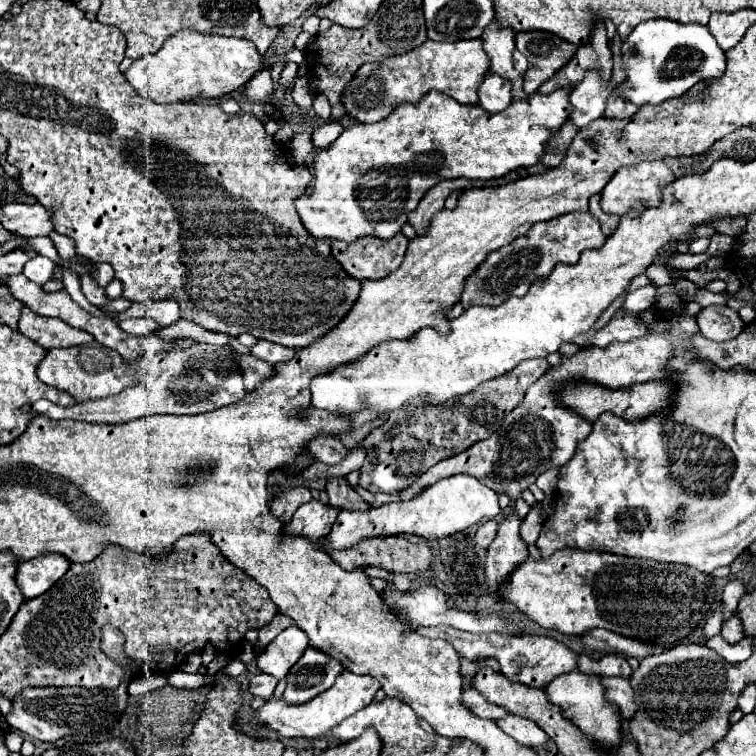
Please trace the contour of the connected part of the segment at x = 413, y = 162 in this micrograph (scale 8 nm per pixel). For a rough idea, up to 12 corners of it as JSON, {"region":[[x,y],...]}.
{"region":[[574,86],[504,112],[432,90],[352,124],[296,200],[388,240],[438,182],[538,164]]}

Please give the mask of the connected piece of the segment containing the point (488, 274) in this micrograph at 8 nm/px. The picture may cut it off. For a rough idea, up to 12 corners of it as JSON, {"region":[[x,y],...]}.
{"region":[[590,212],[536,222],[488,254],[460,304],[524,296],[604,234]]}

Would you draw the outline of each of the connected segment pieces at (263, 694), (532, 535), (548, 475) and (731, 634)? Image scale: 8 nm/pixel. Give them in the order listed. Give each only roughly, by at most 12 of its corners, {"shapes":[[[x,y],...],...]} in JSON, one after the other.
{"shapes":[[[268,674],[250,678],[250,694],[268,700],[276,678]],[[542,504],[530,508],[520,536],[528,544],[536,542],[544,522]],[[559,468],[550,469],[535,483],[545,495],[556,492]],[[734,612],[724,622],[722,638],[738,642],[746,634],[742,630],[740,616]]]}

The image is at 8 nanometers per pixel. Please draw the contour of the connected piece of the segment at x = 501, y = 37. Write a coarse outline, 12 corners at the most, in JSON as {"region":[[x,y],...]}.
{"region":[[494,20],[482,34],[492,70],[512,80],[522,98],[522,78],[512,66],[514,30]]}

